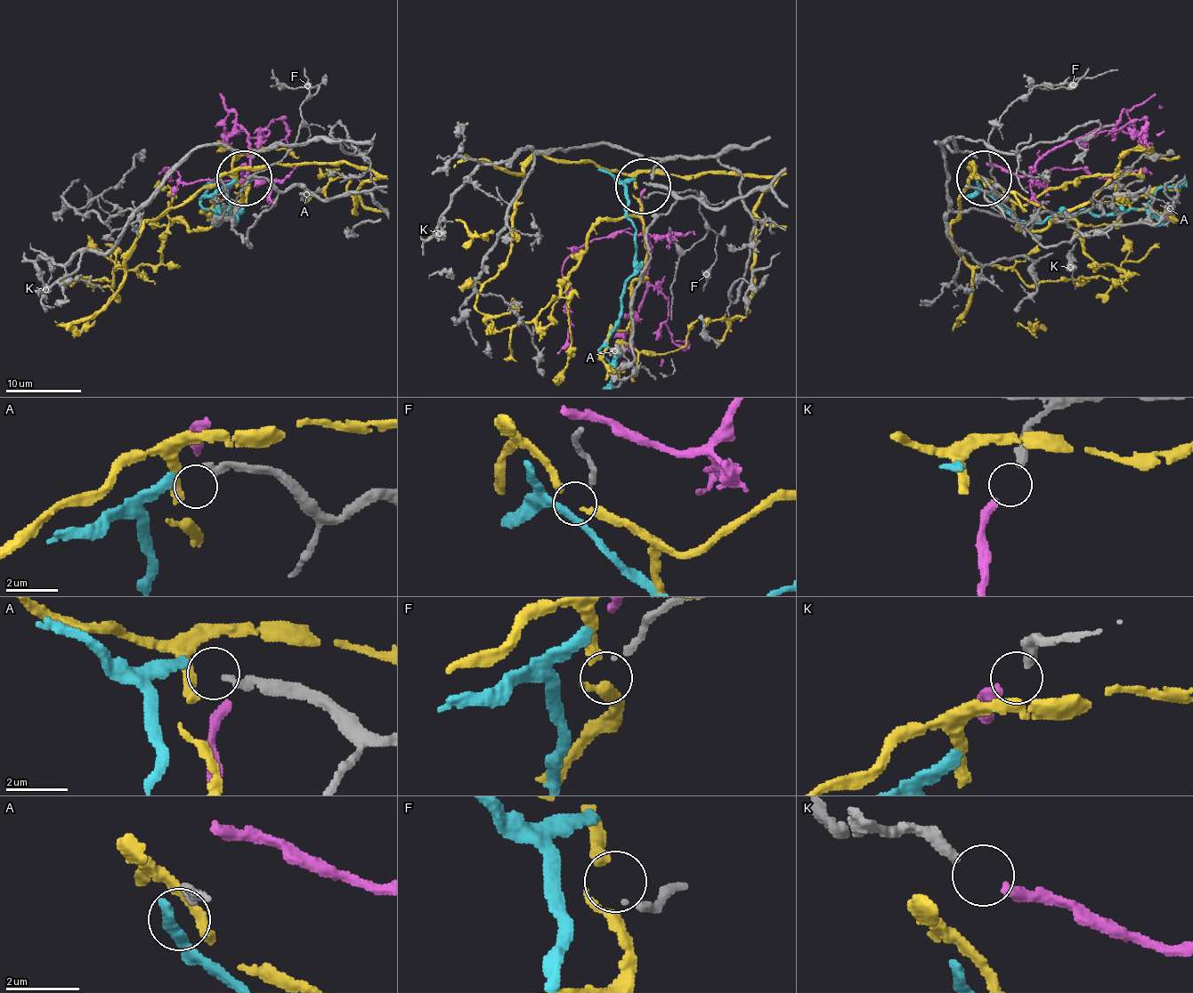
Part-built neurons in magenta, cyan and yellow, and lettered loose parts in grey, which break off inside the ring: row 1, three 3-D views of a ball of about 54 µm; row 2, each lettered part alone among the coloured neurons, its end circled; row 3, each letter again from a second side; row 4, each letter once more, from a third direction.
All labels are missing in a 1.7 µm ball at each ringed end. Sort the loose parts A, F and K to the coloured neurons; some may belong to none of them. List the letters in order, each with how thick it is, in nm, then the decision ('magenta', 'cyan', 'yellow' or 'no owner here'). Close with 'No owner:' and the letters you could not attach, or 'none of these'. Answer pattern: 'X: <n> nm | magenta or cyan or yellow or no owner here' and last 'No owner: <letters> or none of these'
A: 220 nm | no owner here
F: 190 nm | no owner here
K: 320 nm | magenta
No owner: A, F

